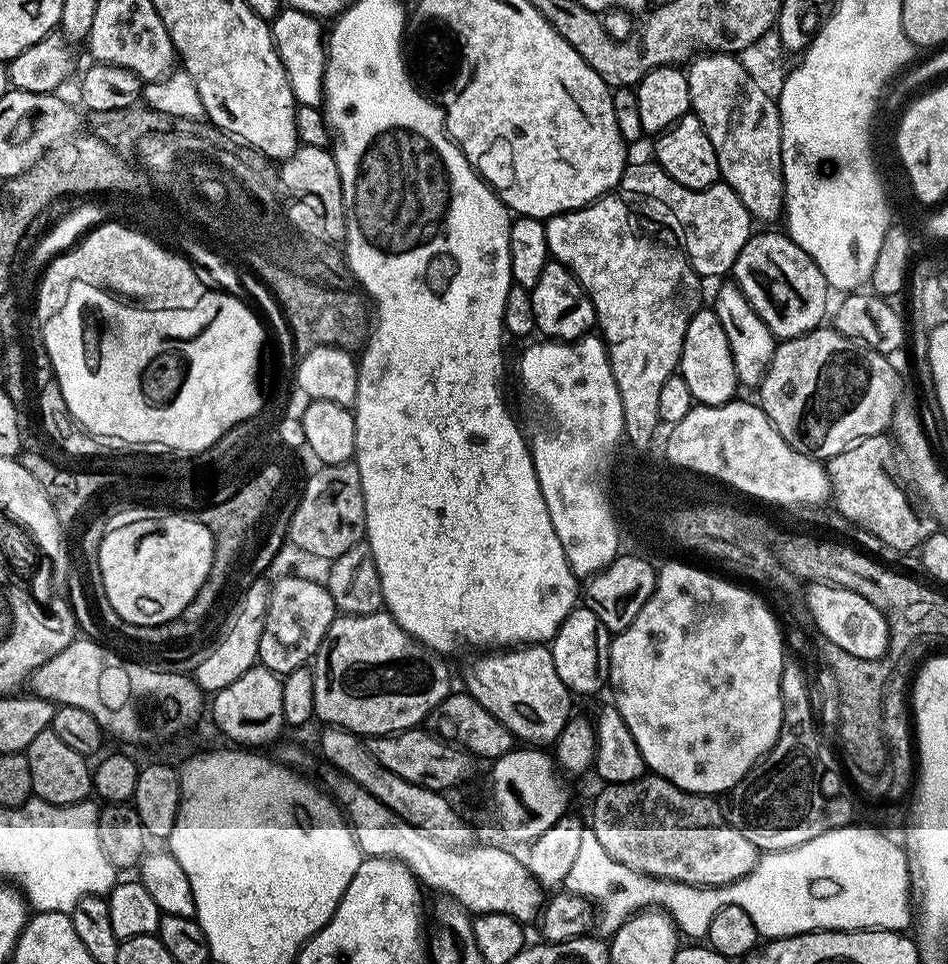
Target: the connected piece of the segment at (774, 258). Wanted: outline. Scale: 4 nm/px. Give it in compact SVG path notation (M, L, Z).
M757 231L752 235L746 246L742 246L742 254L738 254L730 276L777 341L792 340L795 336L813 332L825 323L824 315L827 312L829 315L830 289L822 270L818 270L810 254L783 231Z

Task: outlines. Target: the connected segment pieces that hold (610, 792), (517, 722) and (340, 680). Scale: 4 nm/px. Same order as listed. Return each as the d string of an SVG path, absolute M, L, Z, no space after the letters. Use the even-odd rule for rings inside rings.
M655 774L639 776L634 782L604 784L601 789L601 792L596 796L596 801L592 804L590 830L594 834L594 838L598 838L598 846L602 846L602 850L606 850L606 854L610 854L610 858L614 858L614 862L618 862L630 870L641 872L647 876L658 876L662 880L677 880L683 884L693 884L696 888L717 888L723 884L732 884L746 874L750 874L750 870L754 870L754 866L761 858L762 853L754 846L754 842L750 842L750 838L744 837L738 830L734 830L734 826L730 826L730 822L724 819L724 808L721 805L716 805L717 801L713 797L699 796L697 792L687 792L674 786L674 782Z
M529 644L473 656L476 657L464 668L466 691L499 718L517 741L528 746L555 745L558 734L562 734L562 726L574 715L574 696L562 678L558 678L558 670L554 670L551 647Z
M386 610L361 616L337 615L330 630L326 630L314 657L315 719L325 720L325 725L344 728L361 738L388 736L392 732L404 732L407 728L419 728L453 691L452 676L444 660L443 655L433 652L425 644L417 642L409 632L402 630Z

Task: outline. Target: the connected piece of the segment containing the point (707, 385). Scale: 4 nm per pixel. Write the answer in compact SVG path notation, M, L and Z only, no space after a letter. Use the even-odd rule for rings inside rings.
M700 307L690 318L690 326L686 326L686 338L682 342L678 375L686 382L686 386L690 386L690 394L696 404L722 406L728 404L737 395L738 381L734 370L734 358L730 354L730 342L726 338L726 330L722 330L722 322L718 322L718 314L711 307Z

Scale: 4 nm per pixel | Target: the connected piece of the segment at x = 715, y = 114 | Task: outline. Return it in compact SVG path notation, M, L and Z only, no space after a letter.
M732 54L697 55L686 68L690 112L700 119L710 146L714 146L714 154L718 154L720 180L742 198L742 206L757 221L779 221L784 206L780 105L740 66L741 61Z

